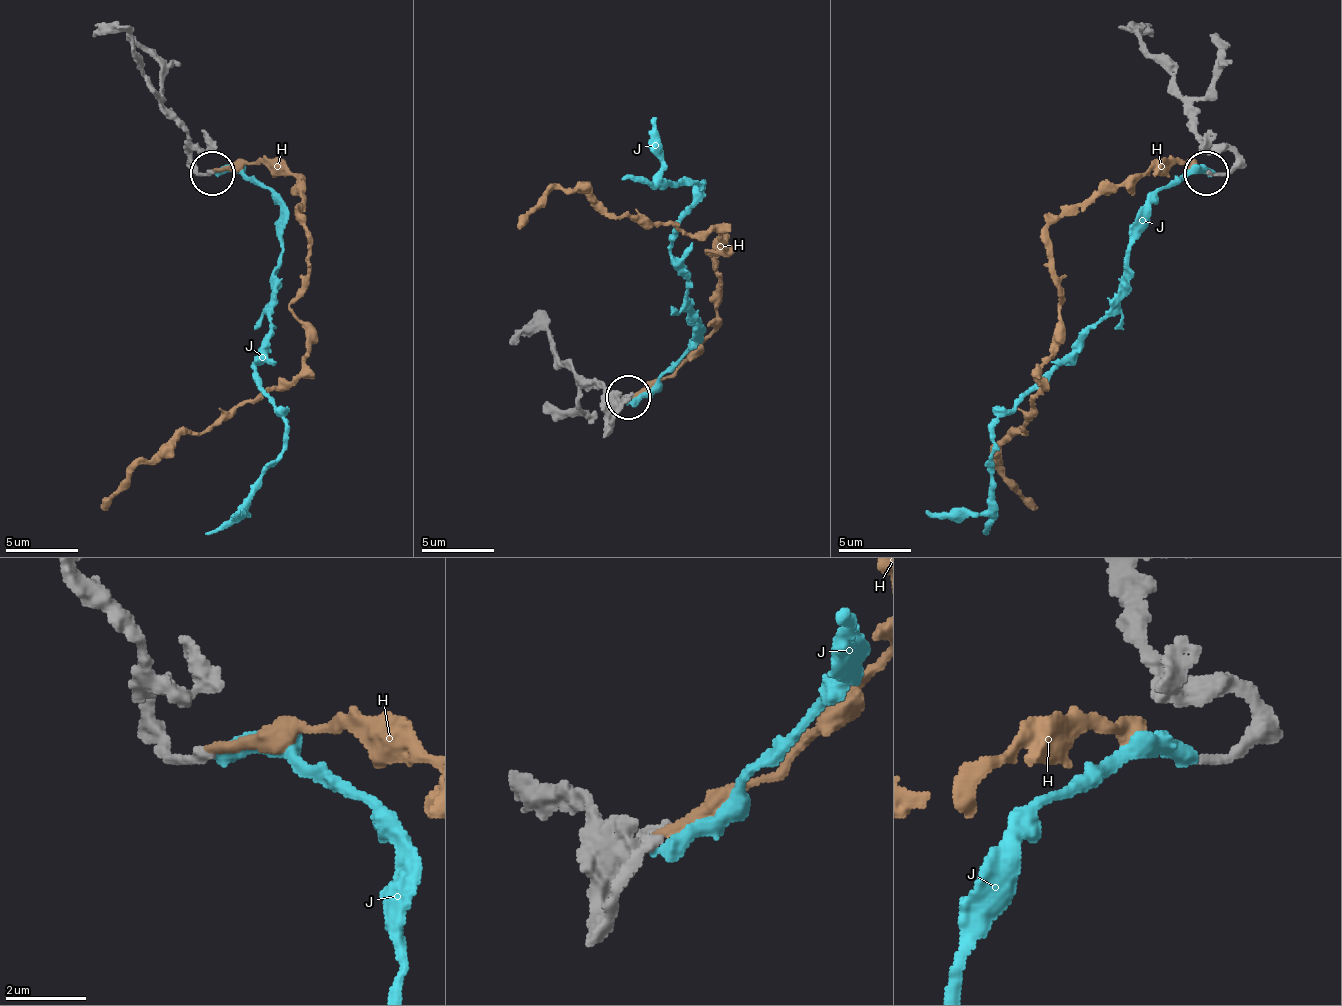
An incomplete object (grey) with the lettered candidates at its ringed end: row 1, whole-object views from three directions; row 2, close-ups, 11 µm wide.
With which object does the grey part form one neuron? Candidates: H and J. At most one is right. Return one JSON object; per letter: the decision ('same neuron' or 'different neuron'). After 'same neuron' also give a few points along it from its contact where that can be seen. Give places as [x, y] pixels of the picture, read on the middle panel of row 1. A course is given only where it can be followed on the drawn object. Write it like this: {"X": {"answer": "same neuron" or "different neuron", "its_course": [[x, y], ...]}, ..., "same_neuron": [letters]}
{"H": {"answer": "different neuron"}, "J": {"answer": "different neuron"}, "same_neuron": []}

